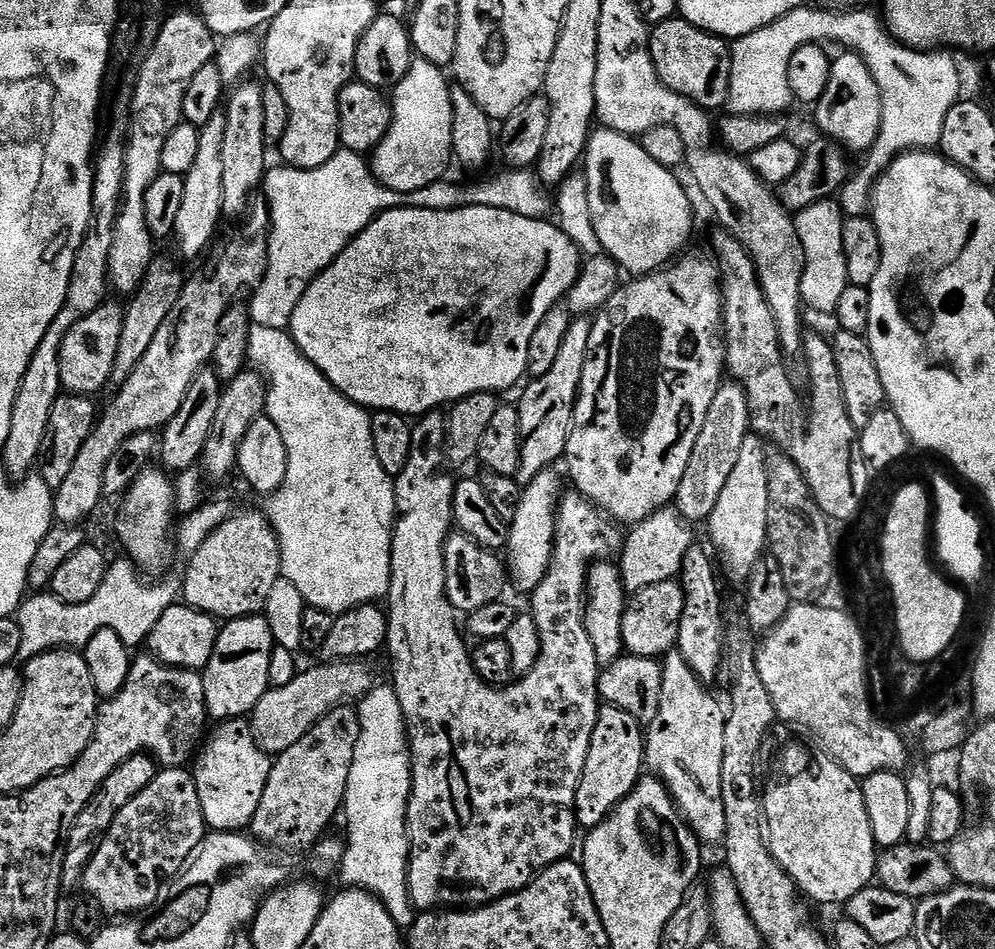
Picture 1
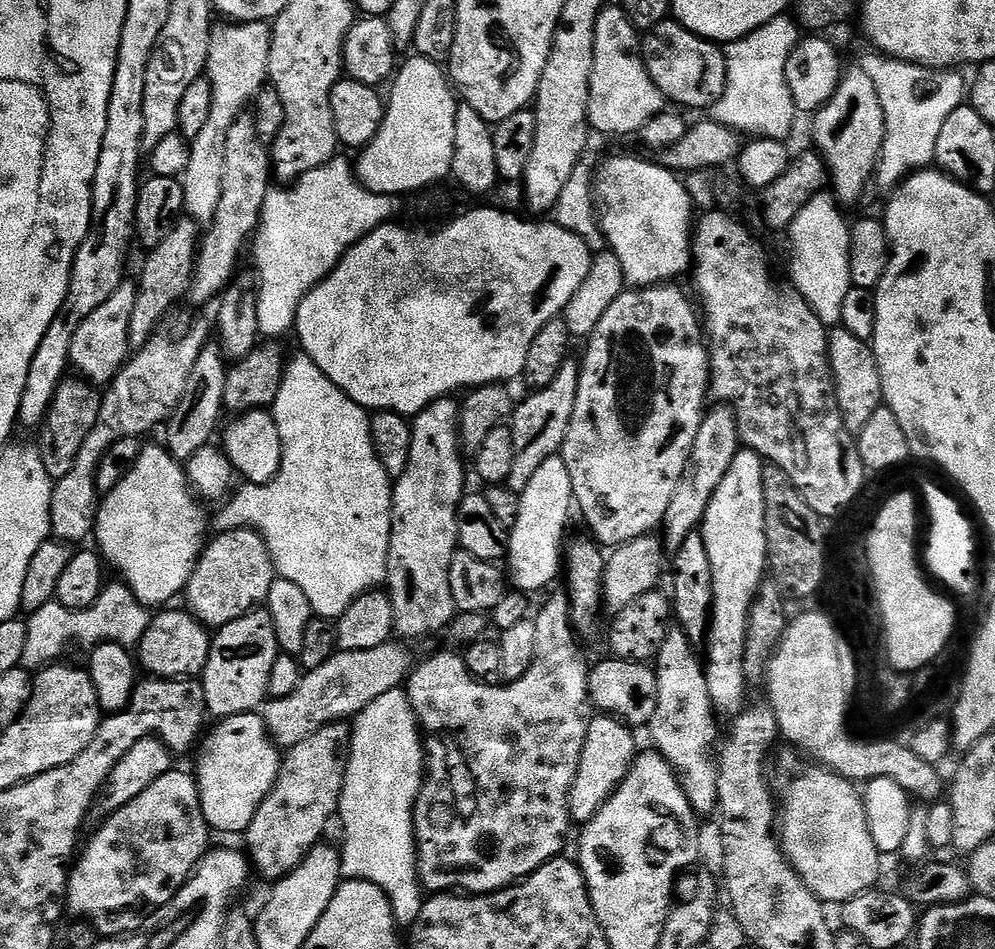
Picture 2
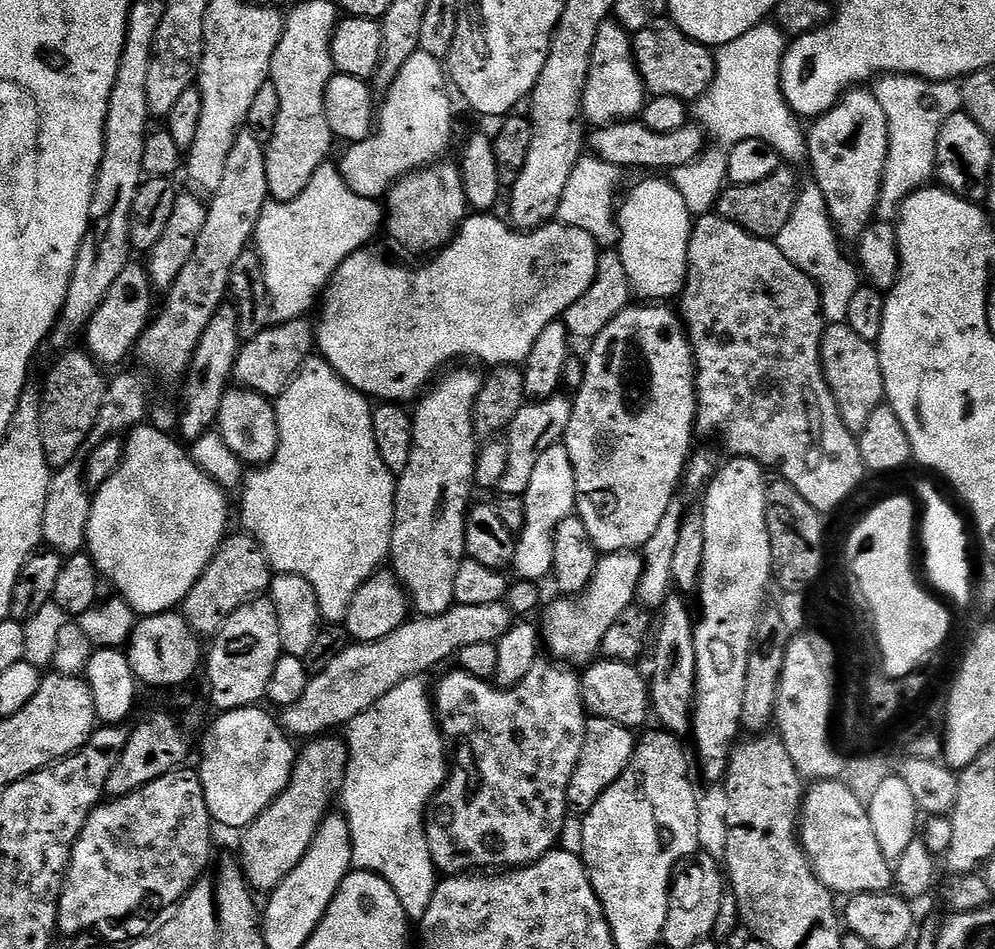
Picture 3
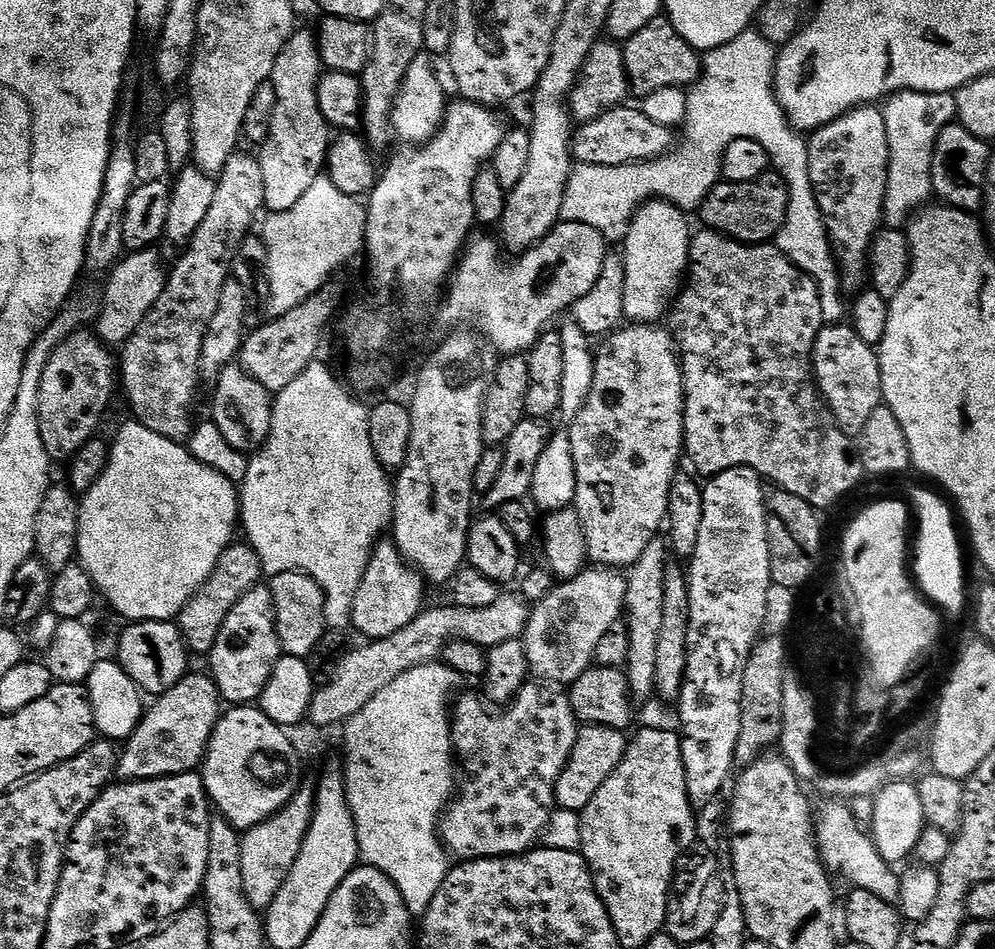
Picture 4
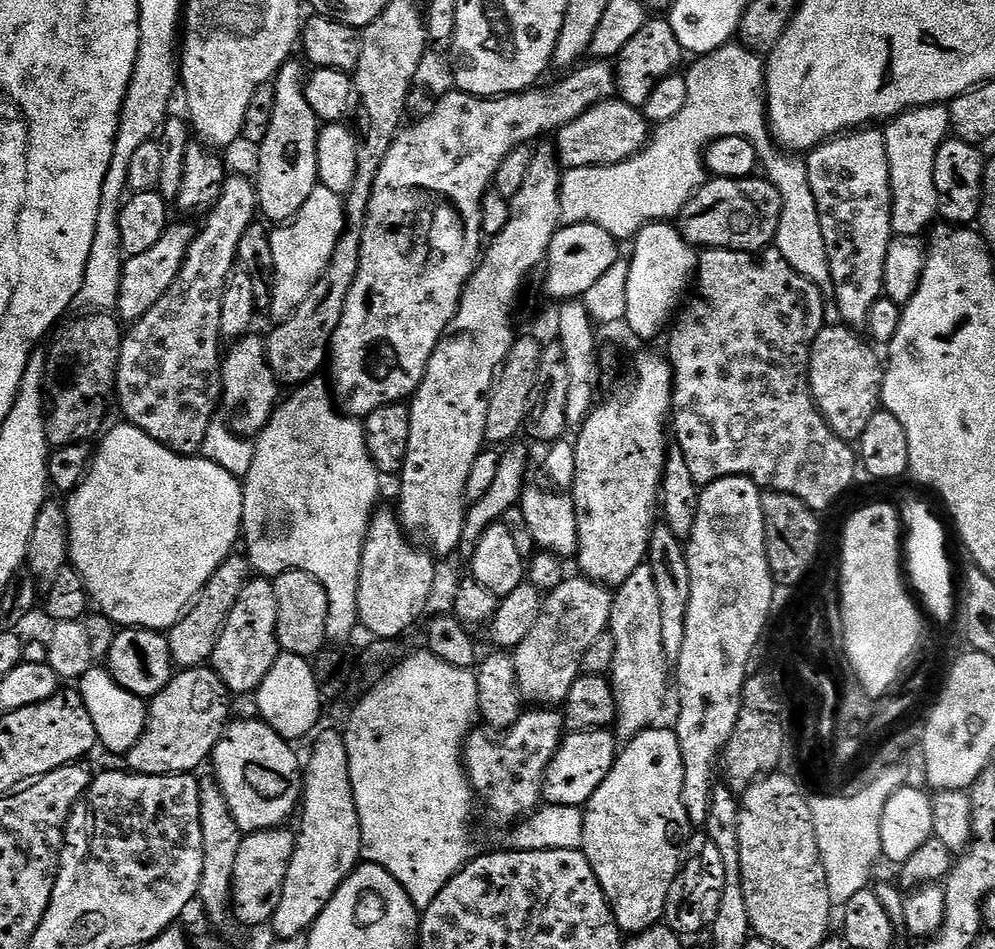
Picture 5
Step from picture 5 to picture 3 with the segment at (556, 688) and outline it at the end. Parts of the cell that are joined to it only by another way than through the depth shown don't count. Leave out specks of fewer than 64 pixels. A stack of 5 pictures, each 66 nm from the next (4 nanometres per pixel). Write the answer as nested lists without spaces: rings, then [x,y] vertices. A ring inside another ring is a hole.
[[[636,552],[607,553],[599,557],[584,593],[556,598],[560,600],[543,609],[540,638],[545,651],[554,660],[576,668],[590,664],[599,655],[603,635],[610,630],[611,623],[616,622],[636,600],[643,569],[643,557]]]

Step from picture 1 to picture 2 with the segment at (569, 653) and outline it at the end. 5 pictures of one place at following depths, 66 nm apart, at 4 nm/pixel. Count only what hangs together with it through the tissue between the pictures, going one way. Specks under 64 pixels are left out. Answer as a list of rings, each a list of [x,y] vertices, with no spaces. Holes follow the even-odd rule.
[[[452,398],[435,400],[411,421],[410,462],[406,462],[406,470],[402,475],[395,477],[392,489],[392,533],[386,591],[392,599],[395,635],[409,641],[416,640],[419,636],[432,636],[443,628],[445,631],[458,615],[454,594],[450,594],[450,562],[455,558],[460,543],[458,506],[466,487],[464,488],[464,464],[460,461],[460,404],[454,401]],[[567,591],[556,592],[540,608],[540,613],[534,616],[536,630],[540,637],[536,643],[536,657],[520,680],[513,680],[504,686],[483,684],[470,674],[463,655],[457,652],[436,652],[429,660],[424,660],[413,667],[407,681],[406,691],[412,709],[416,711],[416,720],[420,724],[420,731],[424,741],[424,755],[426,757],[426,775],[424,785],[416,799],[414,822],[416,823],[416,859],[421,885],[429,893],[455,892],[457,894],[471,894],[485,896],[503,888],[510,888],[524,877],[534,874],[542,865],[557,859],[564,848],[564,839],[568,836],[568,824],[573,823],[568,809],[570,790],[574,786],[574,778],[578,774],[578,762],[582,758],[582,746],[586,746],[586,730],[590,730],[590,722],[594,715],[592,699],[588,693],[588,673],[590,660],[584,657],[580,649],[581,637],[572,627],[572,606],[568,602]]]

